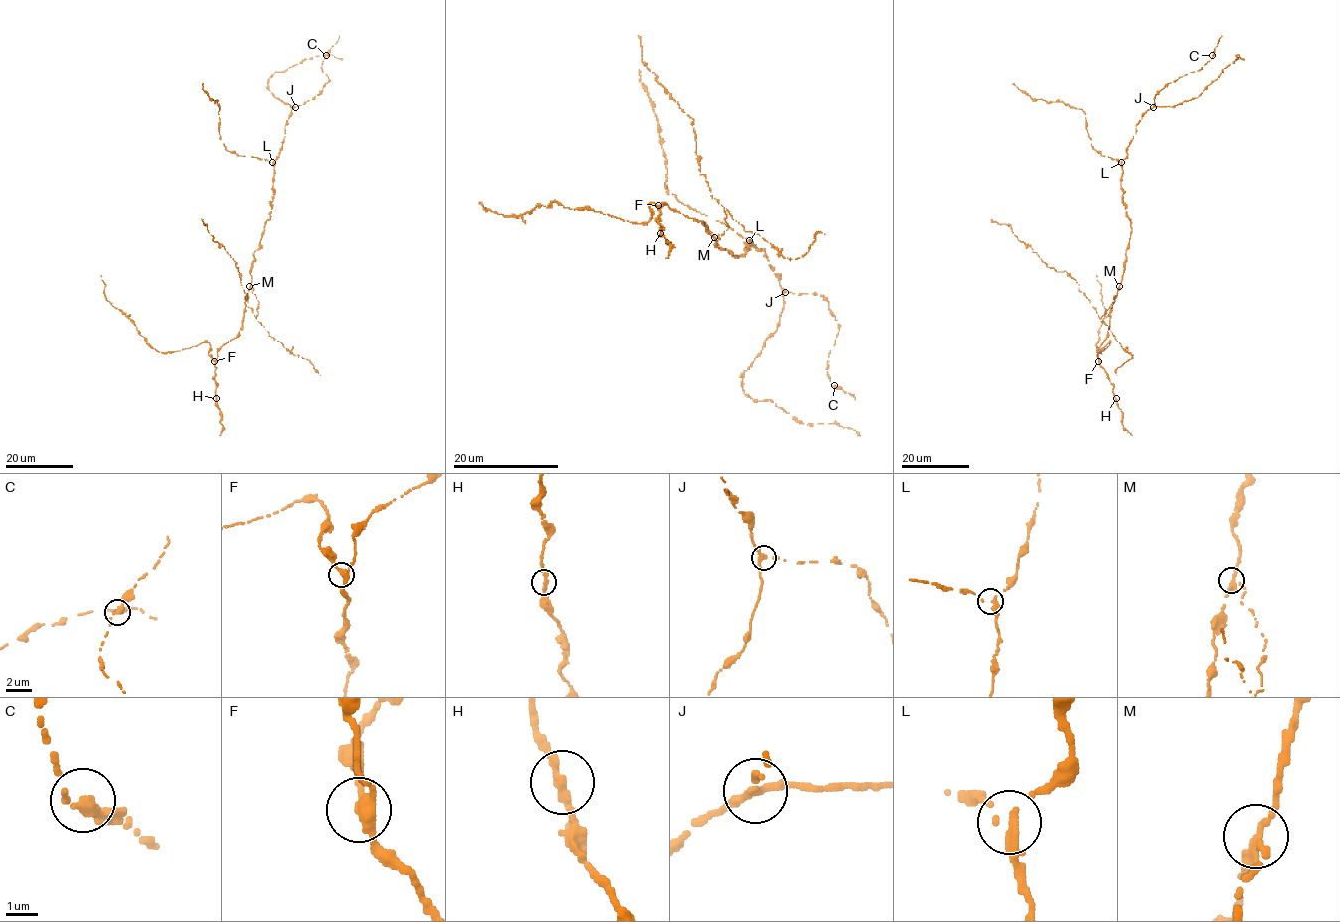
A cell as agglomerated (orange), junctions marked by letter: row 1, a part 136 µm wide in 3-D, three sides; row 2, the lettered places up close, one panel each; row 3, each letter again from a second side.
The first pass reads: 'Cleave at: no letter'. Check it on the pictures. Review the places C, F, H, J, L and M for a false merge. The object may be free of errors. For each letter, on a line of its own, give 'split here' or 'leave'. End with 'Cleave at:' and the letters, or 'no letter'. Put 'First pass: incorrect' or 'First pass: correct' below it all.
C: leave
F: leave
H: leave
J: leave
L: leave
M: split here
Cleave at: M
First pass: incorrect

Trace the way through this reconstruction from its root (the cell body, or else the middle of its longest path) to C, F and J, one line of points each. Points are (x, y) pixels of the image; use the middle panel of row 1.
C: (730, 254), (744, 255), (750, 240), (786, 292), (815, 293), (828, 303), (839, 329), (827, 362), (834, 385)
F: (730, 254), (715, 244), (717, 242), (704, 223), (673, 211), (664, 203), (660, 207), (658, 205)
J: (730, 254), (736, 258), (744, 255), (748, 244), (752, 244), (750, 240), (765, 252), (785, 292)

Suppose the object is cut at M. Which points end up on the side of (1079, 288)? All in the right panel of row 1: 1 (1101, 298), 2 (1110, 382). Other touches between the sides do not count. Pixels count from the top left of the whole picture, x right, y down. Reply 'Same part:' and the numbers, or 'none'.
Same part: none

